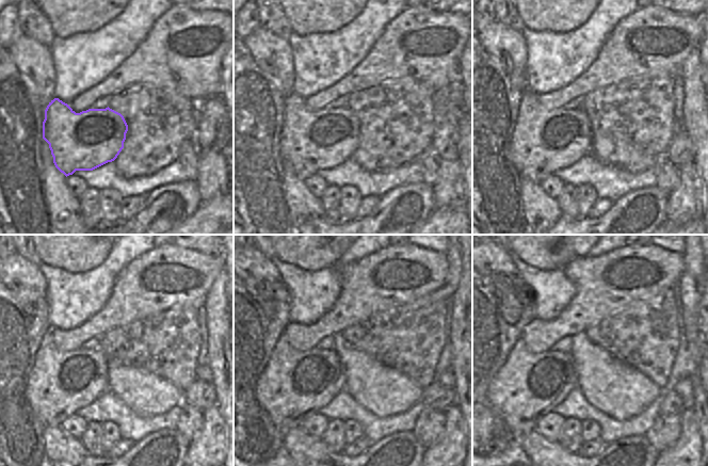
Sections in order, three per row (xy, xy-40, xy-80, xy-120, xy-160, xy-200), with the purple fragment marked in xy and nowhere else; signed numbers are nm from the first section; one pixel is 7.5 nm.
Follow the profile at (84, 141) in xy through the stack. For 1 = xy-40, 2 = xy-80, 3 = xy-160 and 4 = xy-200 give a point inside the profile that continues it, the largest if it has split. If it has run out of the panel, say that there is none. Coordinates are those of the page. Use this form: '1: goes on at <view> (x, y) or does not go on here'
1: goes on at xy-40 (310, 141)
2: goes on at xy-80 (543, 142)
3: goes on at xy-160 (294, 385)
4: goes on at xy-200 (528, 386)

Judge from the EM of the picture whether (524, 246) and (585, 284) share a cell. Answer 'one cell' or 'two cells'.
two cells

